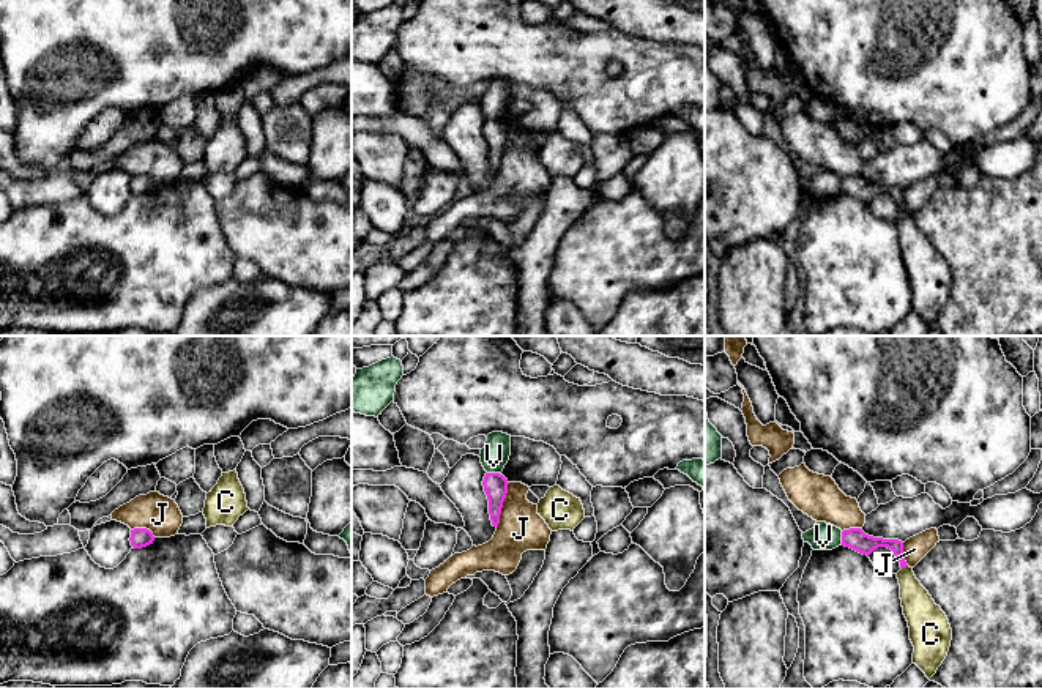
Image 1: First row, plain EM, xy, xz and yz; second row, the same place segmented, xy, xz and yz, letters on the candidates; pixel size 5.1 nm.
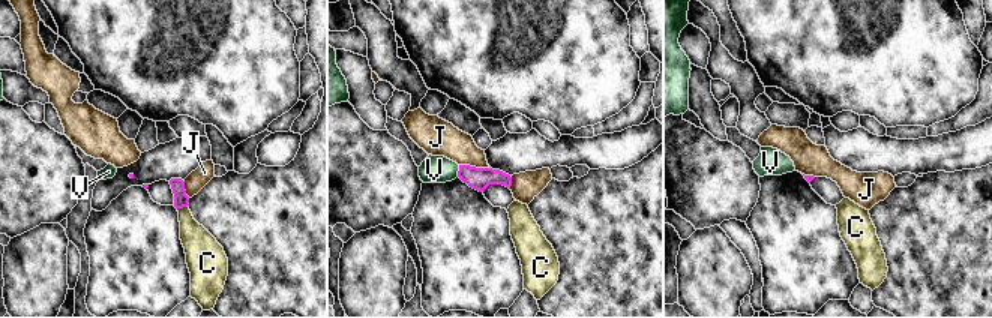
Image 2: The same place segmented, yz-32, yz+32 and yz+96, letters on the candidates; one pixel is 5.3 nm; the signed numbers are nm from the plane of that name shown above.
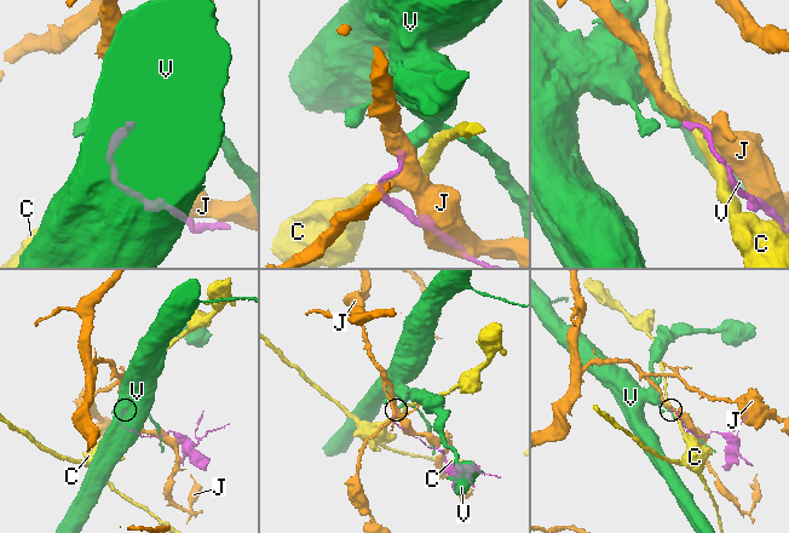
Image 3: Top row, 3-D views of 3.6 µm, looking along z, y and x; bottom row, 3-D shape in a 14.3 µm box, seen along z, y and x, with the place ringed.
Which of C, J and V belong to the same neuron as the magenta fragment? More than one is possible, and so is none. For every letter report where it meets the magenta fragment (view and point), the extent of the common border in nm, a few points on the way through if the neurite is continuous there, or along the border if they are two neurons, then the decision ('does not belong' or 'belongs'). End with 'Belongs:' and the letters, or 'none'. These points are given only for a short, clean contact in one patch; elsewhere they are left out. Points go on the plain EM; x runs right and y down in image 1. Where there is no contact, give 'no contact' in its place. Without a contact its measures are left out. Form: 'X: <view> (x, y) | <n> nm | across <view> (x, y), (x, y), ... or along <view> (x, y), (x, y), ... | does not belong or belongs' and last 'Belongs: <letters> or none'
C: yz (904, 213) | 40 nm | does not belong
J: xz (502, 152) | 240 nm | does not belong
V: xz (494, 120) | 60 nm | along xz (487, 119), (498, 120) | does not belong
Belongs: none

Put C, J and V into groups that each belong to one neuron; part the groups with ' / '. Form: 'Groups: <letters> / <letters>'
Groups: C / J / V

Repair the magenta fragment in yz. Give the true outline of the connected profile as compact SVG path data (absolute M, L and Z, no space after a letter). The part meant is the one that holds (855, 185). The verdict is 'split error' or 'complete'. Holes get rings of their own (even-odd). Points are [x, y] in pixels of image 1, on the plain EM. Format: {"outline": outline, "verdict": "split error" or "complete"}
{"outline": "M850 175L842 178L842 192L867 203L878 194L888 194L900 208L900 214L908 213L903 203L903 189L899 186L873 184L865 181L861 175Z", "verdict": "complete"}

